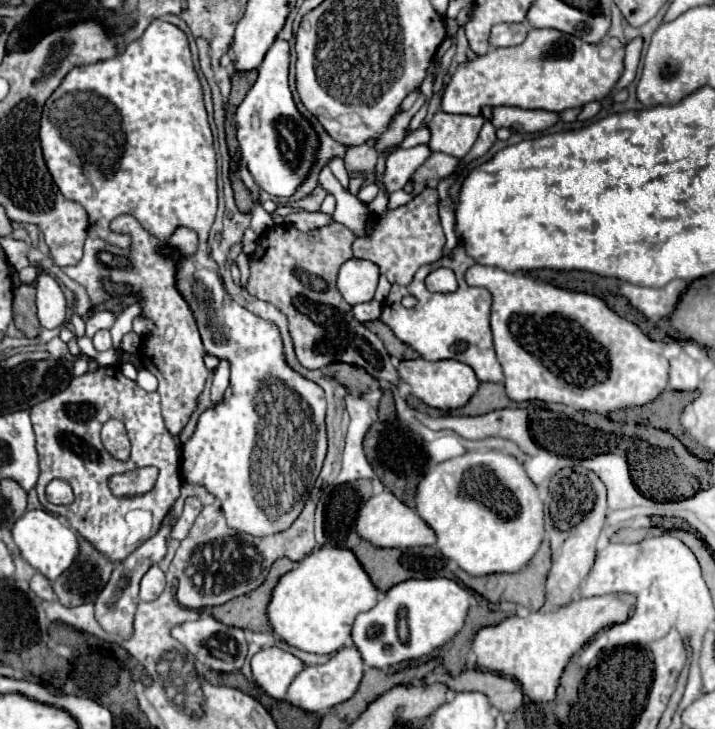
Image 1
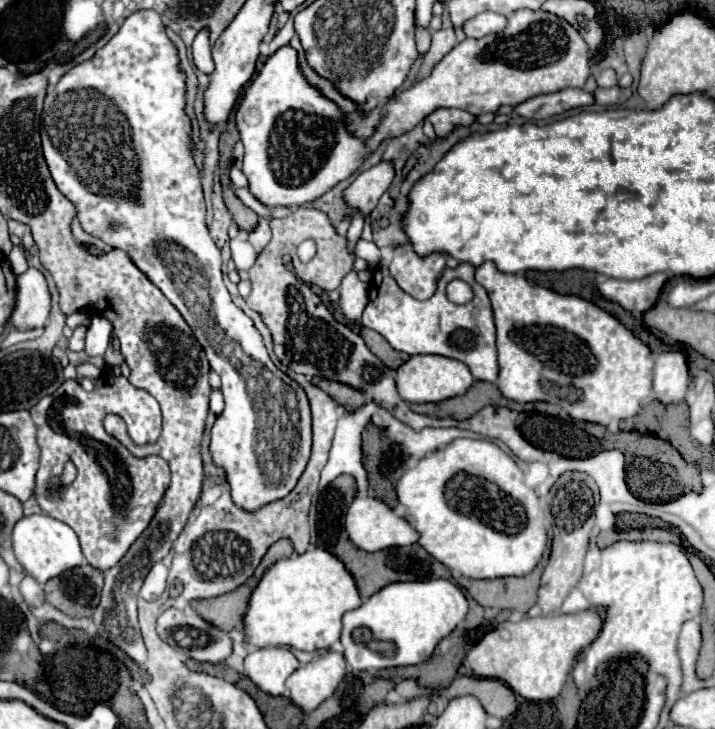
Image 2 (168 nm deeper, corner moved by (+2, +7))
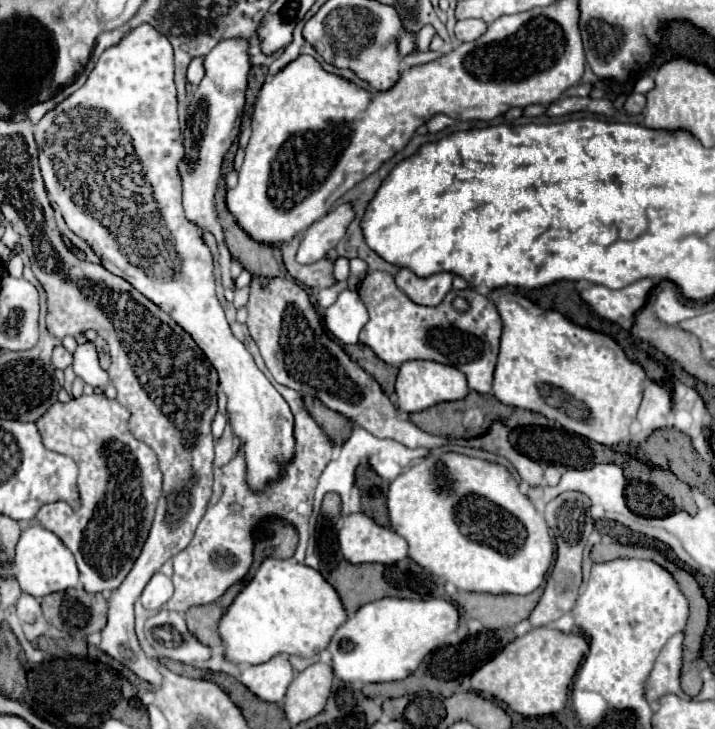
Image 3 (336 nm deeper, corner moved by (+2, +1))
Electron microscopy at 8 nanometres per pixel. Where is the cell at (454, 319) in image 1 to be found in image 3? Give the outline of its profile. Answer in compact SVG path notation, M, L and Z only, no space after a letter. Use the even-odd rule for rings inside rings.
M368 272L362 280L360 298L368 308L370 320L360 332L360 342L370 346L378 358L386 364L398 366L408 360L432 360L458 368L468 378L468 388L480 394L492 390L492 374L498 358L498 342L502 334L502 322L496 306L474 288L450 290L438 306L414 304L396 284L388 272ZM464 296L470 302L470 310L460 314L452 308L452 300Z

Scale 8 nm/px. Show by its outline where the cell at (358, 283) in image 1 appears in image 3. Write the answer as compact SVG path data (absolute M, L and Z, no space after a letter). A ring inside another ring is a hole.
M344 290L324 312L326 328L344 344L356 344L358 334L368 322L368 312L356 290Z

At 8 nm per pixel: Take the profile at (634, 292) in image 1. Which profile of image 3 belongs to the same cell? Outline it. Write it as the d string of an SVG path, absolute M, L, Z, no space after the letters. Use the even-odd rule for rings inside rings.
M644 278L620 290L612 290L606 286L592 286L590 290L582 290L580 296L602 318L612 320L628 330L634 324L636 312L646 304L652 288L654 288L654 280Z

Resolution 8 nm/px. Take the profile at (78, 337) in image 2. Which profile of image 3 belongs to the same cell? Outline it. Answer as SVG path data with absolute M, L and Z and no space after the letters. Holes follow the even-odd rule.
M56 346L54 348L54 354L52 354L52 362L54 362L54 366L56 368L60 368L60 370L64 370L66 366L70 366L72 364L72 354L64 348L64 346Z

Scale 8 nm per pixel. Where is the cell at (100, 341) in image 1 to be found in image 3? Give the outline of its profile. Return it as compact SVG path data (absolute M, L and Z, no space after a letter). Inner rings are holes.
M92 342L78 344L78 348L74 352L72 366L74 366L76 376L80 376L86 384L90 384L94 388L106 388L108 386L108 372L100 368L98 350Z

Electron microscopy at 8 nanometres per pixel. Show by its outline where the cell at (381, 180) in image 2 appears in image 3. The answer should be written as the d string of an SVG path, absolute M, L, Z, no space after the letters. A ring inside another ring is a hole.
M350 202L334 206L324 218L314 222L306 230L296 260L300 264L310 264L316 262L318 258L324 258L344 238L352 220L354 220L354 208Z

